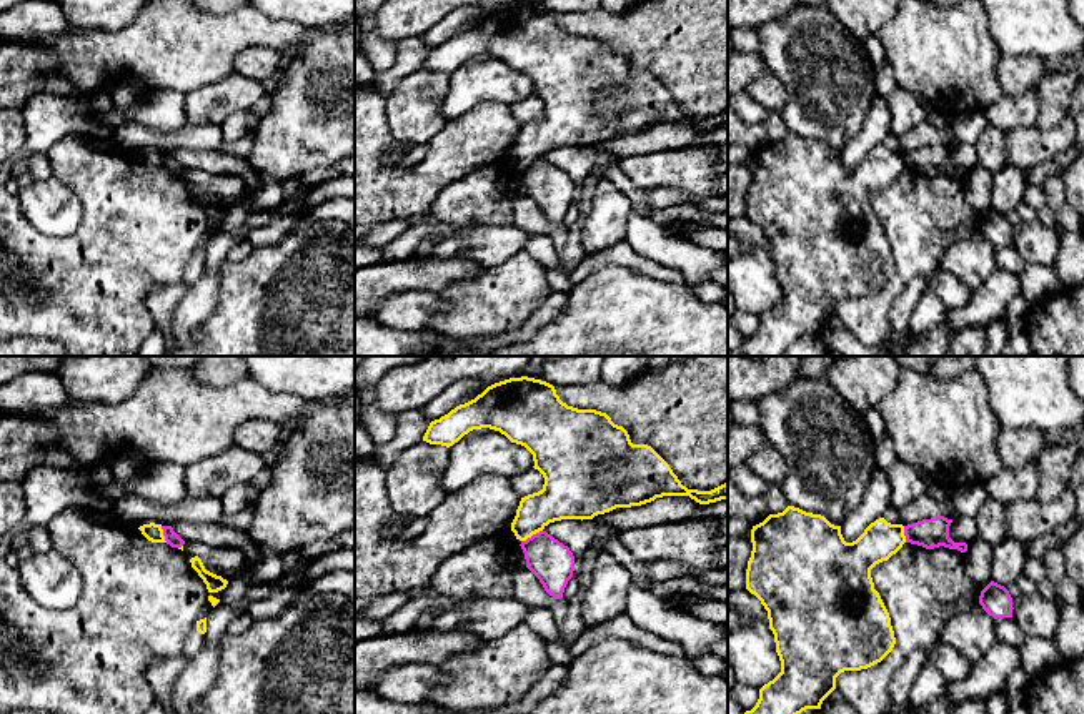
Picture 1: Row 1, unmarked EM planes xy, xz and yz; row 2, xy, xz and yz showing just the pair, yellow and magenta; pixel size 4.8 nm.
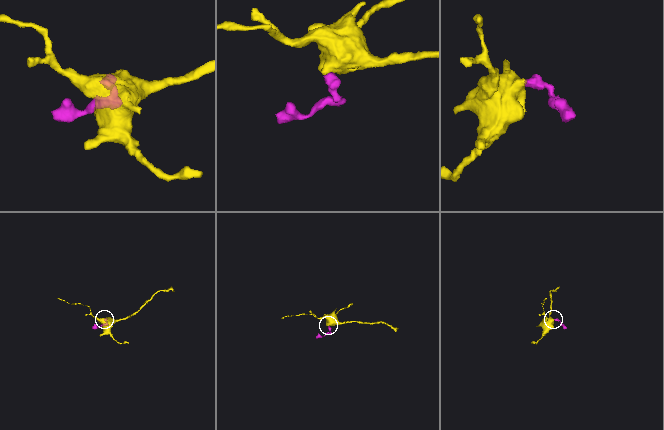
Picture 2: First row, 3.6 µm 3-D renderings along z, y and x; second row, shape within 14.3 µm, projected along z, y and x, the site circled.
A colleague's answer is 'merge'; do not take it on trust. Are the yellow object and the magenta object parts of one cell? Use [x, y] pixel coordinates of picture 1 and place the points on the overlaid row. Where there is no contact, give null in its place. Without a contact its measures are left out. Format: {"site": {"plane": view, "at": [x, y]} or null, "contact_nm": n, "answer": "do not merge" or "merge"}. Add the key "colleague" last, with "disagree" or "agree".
{"site": {"plane": "xz", "at": [532, 535]}, "contact_nm": 120, "answer": "do not merge", "colleague": "disagree"}

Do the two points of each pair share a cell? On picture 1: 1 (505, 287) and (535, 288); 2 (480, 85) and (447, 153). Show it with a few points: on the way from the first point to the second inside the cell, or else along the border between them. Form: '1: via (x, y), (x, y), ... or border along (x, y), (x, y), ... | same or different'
1: via (512, 288), (528, 288) | same
2: border along (505, 104), (482, 102), (448, 120) | different

